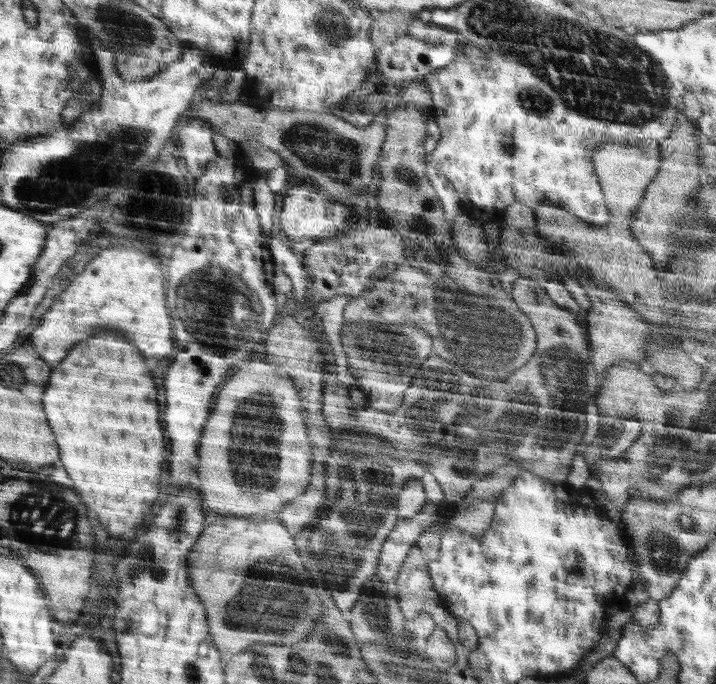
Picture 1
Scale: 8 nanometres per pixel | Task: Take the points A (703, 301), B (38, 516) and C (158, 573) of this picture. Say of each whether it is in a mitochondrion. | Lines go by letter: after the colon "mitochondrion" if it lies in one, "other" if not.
A: other
B: mitochondrion
C: mitochondrion

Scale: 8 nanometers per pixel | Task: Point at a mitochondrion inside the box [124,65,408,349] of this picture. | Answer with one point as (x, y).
(317, 145)

